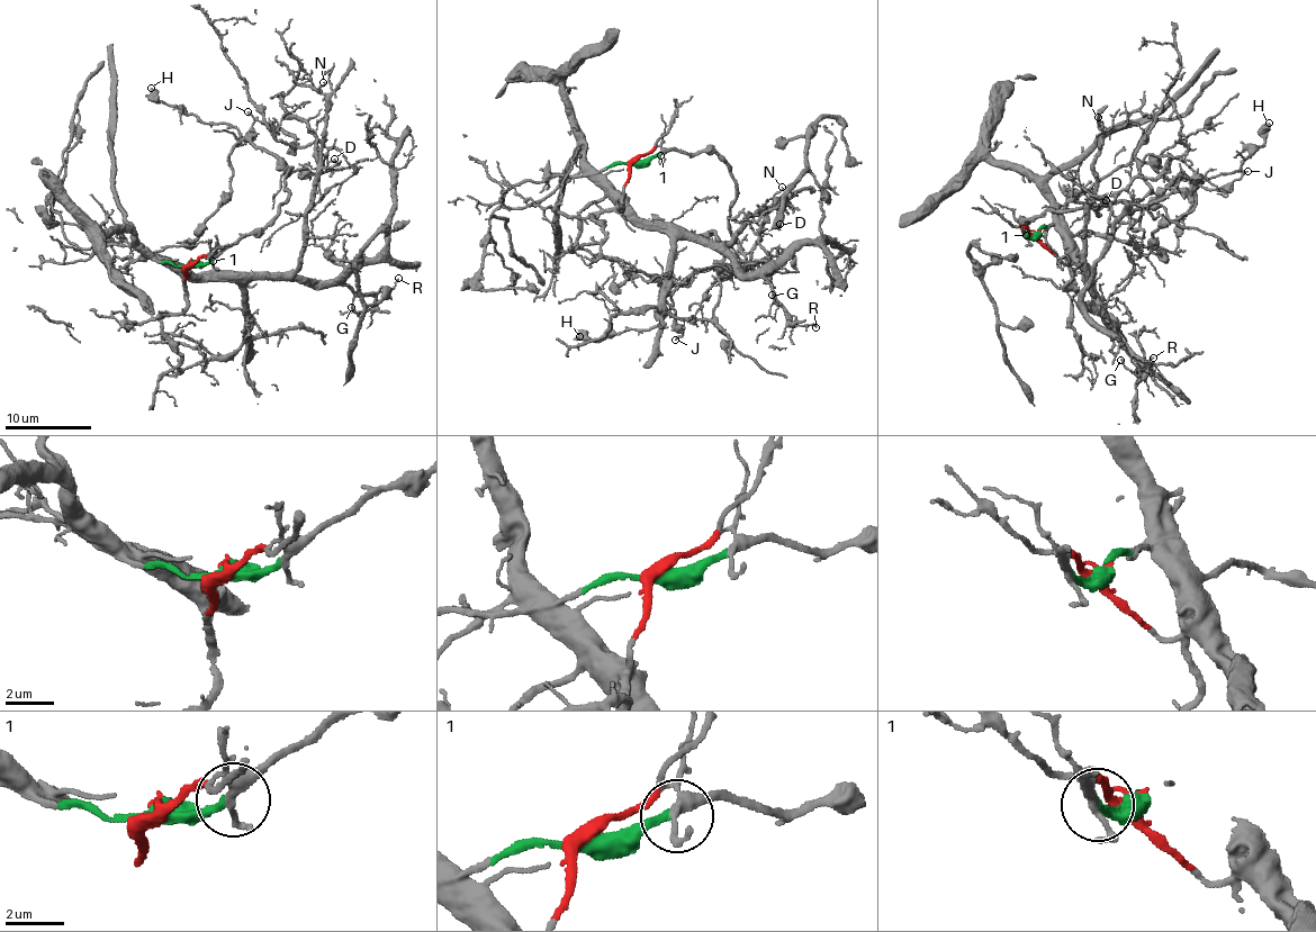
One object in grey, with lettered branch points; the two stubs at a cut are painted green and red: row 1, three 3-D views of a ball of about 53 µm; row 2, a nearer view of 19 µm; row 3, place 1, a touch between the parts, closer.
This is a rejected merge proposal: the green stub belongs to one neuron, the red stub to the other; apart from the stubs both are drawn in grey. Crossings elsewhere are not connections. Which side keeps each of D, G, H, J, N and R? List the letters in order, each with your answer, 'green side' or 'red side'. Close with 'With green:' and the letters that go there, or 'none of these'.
D: red side
G: red side
H: green side
J: green side
N: red side
R: red side
With green: H, J

